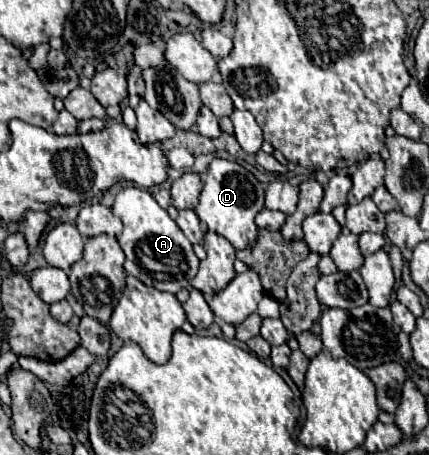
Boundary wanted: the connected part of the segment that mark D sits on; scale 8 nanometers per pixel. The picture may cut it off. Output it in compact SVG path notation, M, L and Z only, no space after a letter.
M213 158L199 196L199 206L195 208L195 214L199 216L199 220L203 220L209 230L227 238L235 250L245 250L253 246L253 242L257 240L259 228L255 226L255 216L261 208L263 208L261 182L237 162Z

